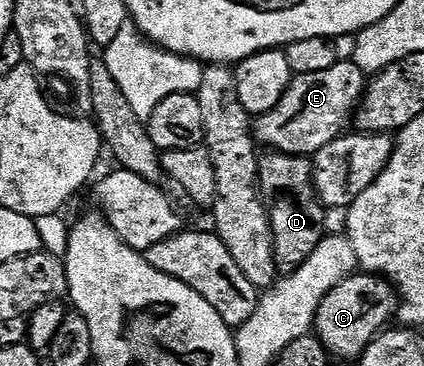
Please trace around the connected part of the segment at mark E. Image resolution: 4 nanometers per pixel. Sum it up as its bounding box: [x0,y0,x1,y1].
[252,60,368,156]

